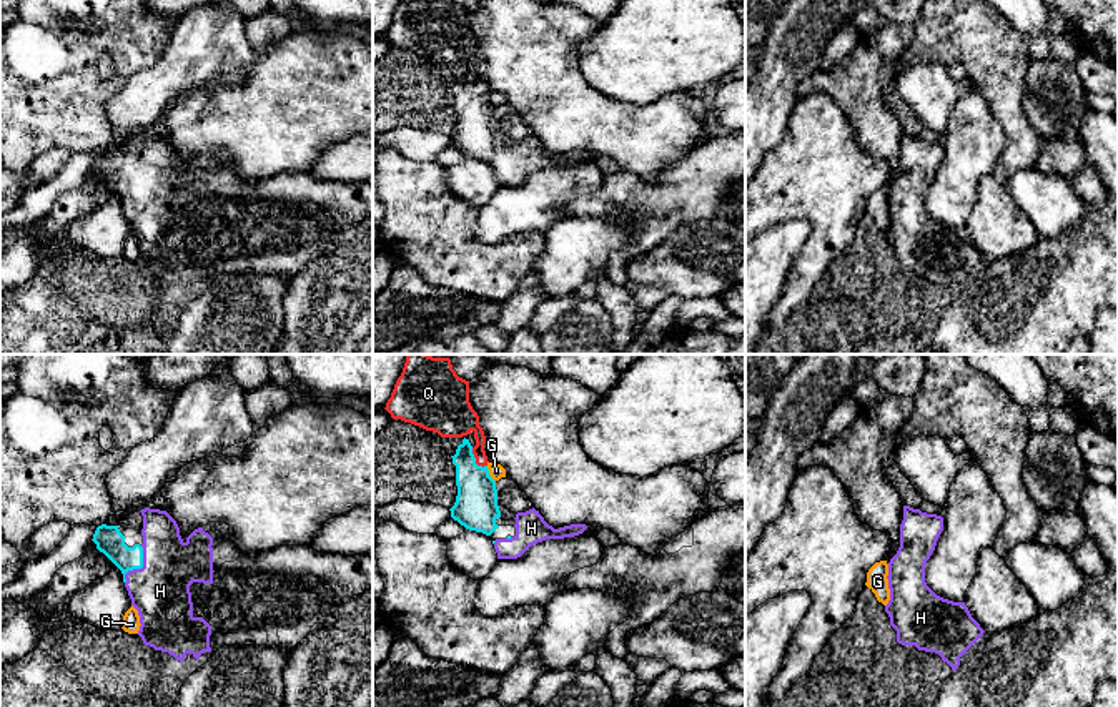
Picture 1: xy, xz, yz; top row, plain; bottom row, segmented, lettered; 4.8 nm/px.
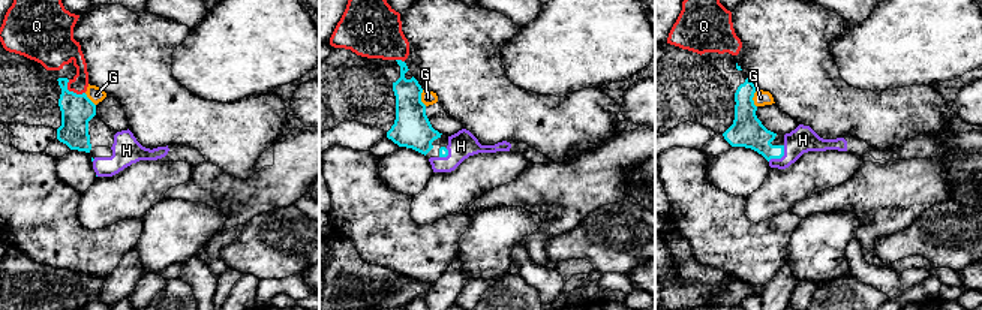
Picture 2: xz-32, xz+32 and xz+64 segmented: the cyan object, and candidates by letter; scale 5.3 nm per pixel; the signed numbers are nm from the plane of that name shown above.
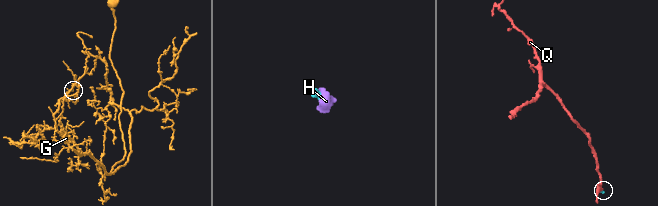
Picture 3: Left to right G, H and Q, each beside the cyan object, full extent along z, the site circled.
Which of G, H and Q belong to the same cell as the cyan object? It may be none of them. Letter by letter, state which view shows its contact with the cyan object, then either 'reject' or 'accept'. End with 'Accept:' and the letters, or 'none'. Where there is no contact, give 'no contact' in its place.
G: meets cyan in xz; reject
H: meets cyan in xy; accept
Q: meets cyan in xz; accept
Accept: H, Q

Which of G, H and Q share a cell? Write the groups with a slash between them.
G / H Q

